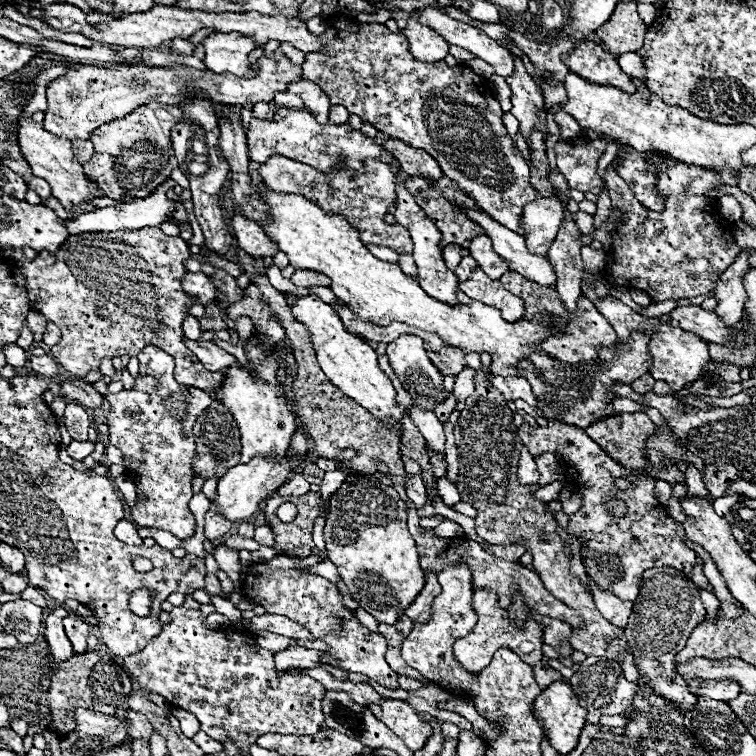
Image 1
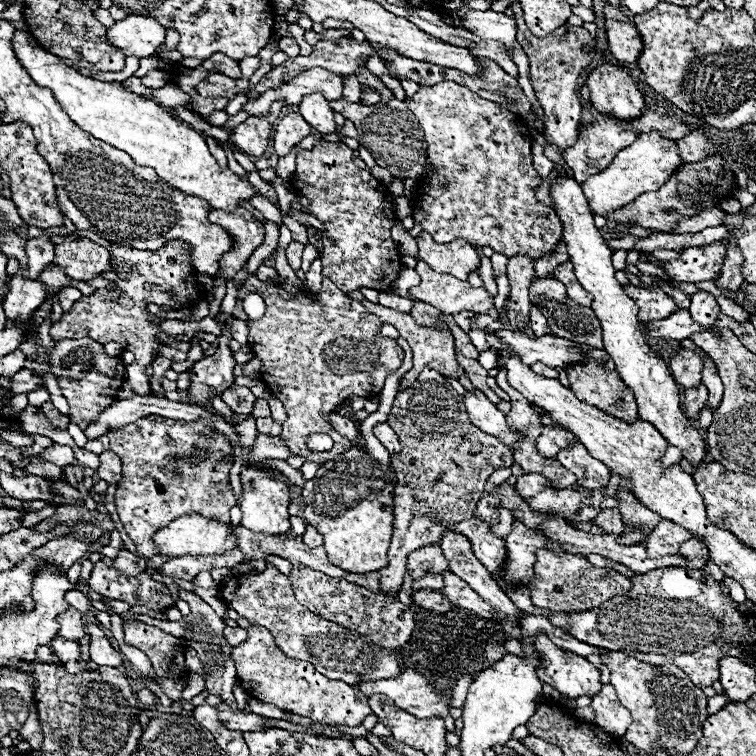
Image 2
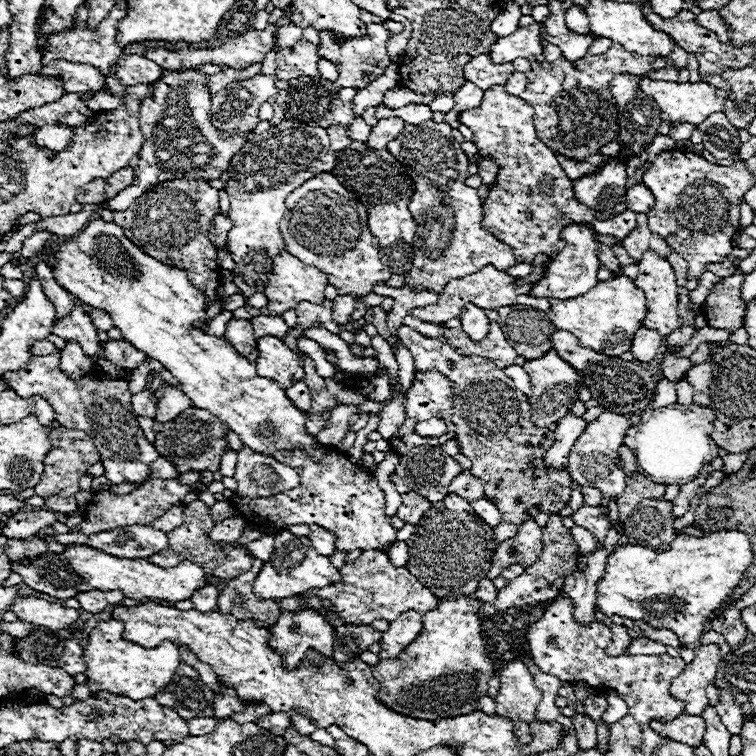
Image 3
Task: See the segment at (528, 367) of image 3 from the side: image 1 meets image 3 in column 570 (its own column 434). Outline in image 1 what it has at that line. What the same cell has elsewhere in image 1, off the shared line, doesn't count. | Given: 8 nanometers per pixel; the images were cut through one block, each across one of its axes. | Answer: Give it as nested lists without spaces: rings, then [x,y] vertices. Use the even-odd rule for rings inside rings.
[[[414,334],[400,336],[388,344],[386,350],[390,366],[398,380],[402,380],[404,390],[410,392],[412,400],[426,410],[434,410],[436,404],[444,402],[442,396],[442,376],[428,362],[426,350],[422,348],[422,338]]]

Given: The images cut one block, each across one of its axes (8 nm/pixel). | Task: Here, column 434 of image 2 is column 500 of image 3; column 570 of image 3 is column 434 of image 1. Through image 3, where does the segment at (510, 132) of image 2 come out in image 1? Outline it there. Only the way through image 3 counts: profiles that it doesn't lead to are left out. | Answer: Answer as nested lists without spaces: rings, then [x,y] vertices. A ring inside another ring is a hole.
[[[410,176],[408,180],[406,180],[406,188],[416,196],[416,202],[418,202],[418,206],[426,212],[426,216],[440,228],[440,232],[442,232],[442,248],[446,246],[446,244],[462,244],[464,240],[472,240],[474,236],[480,236],[480,234],[484,234],[484,230],[478,226],[478,224],[474,224],[472,220],[468,220],[466,218],[466,214],[462,212],[462,208],[464,206],[468,206],[468,208],[476,208],[474,206],[474,202],[466,196],[466,194],[462,194],[458,188],[456,188],[456,184],[452,182],[452,180],[448,180],[446,176],[444,178],[440,178],[440,180],[428,180],[428,178],[422,178],[422,176]]]

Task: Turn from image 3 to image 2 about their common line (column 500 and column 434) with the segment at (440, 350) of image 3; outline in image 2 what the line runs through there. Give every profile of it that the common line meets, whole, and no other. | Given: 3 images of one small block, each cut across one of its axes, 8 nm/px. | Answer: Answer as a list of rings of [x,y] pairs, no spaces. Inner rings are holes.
[[[426,366],[410,388],[396,394],[392,412],[388,414],[388,424],[398,434],[402,452],[390,458],[398,486],[394,490],[392,550],[388,550],[388,566],[380,570],[384,594],[400,590],[408,554],[438,542],[446,526],[474,518],[476,502],[484,492],[488,476],[498,468],[514,464],[512,450],[496,436],[488,436],[476,428],[460,410],[458,398],[460,394],[434,368]],[[430,512],[442,522],[434,522]]]

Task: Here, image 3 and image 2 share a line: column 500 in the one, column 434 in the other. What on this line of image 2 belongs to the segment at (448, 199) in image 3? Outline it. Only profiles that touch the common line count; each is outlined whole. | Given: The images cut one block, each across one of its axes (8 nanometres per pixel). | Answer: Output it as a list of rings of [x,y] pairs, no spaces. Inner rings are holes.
[[[420,232],[416,242],[420,248],[416,260],[426,262],[436,272],[452,274],[458,280],[466,280],[468,272],[476,270],[480,264],[476,250],[466,242],[434,244],[434,240],[428,232]]]

